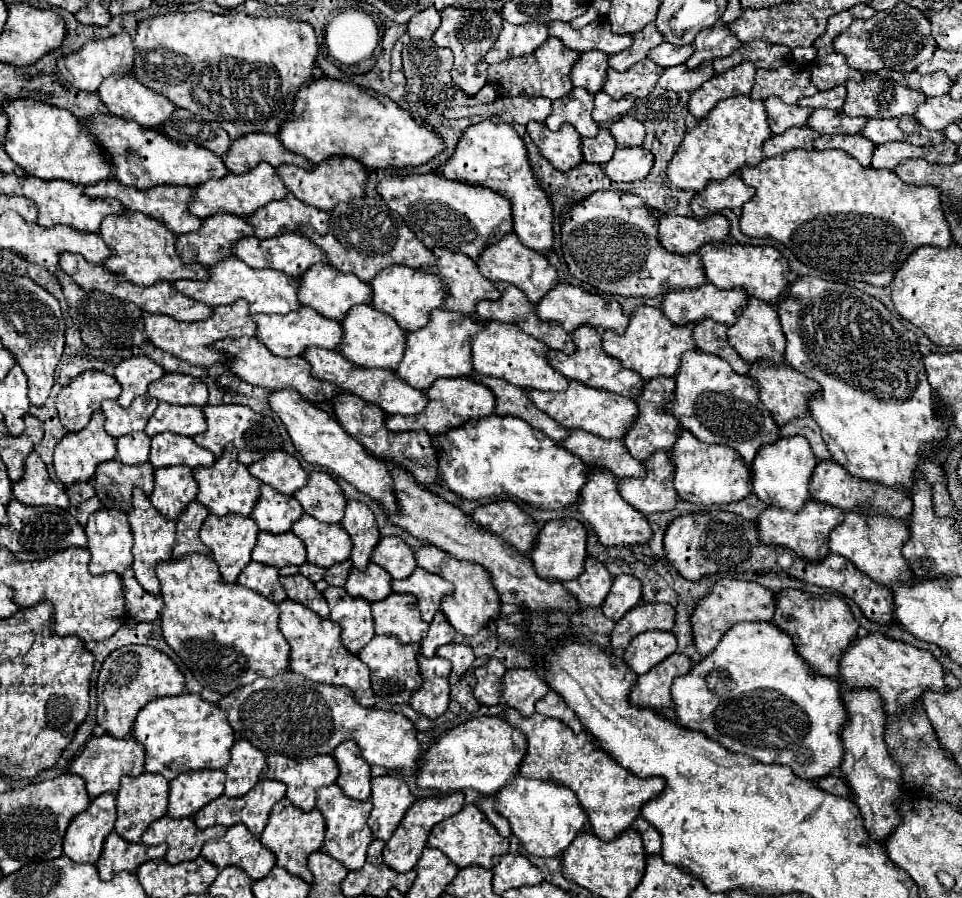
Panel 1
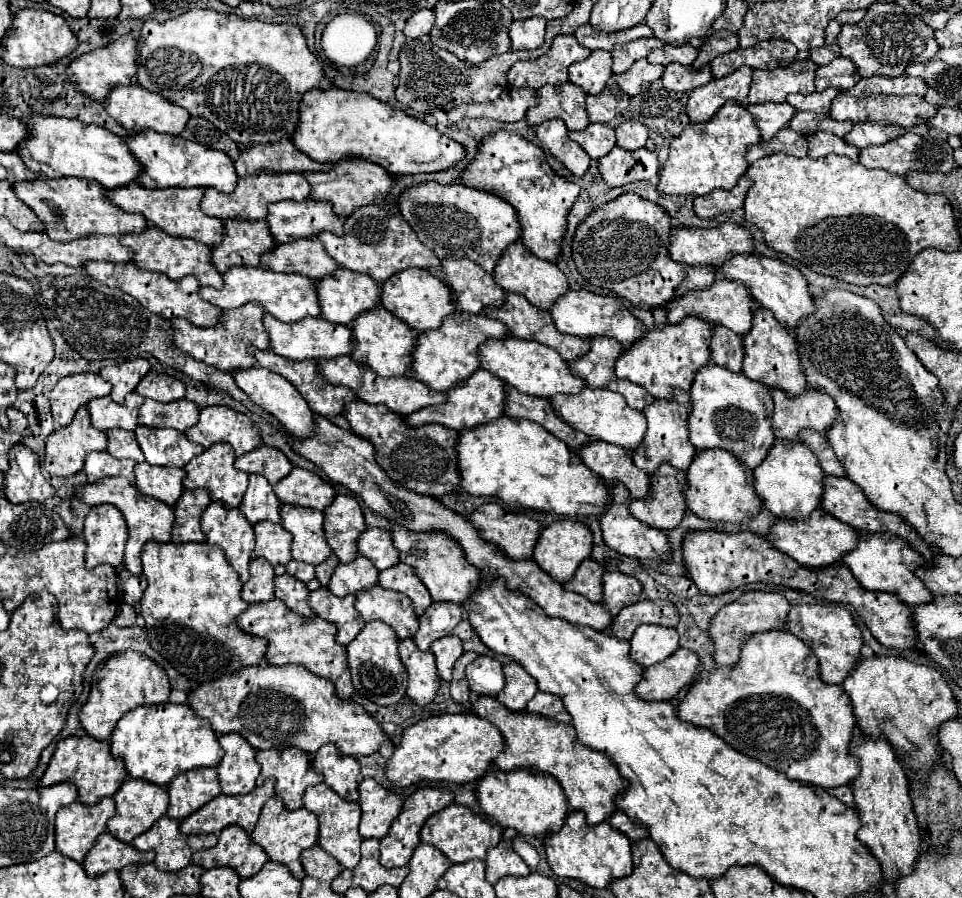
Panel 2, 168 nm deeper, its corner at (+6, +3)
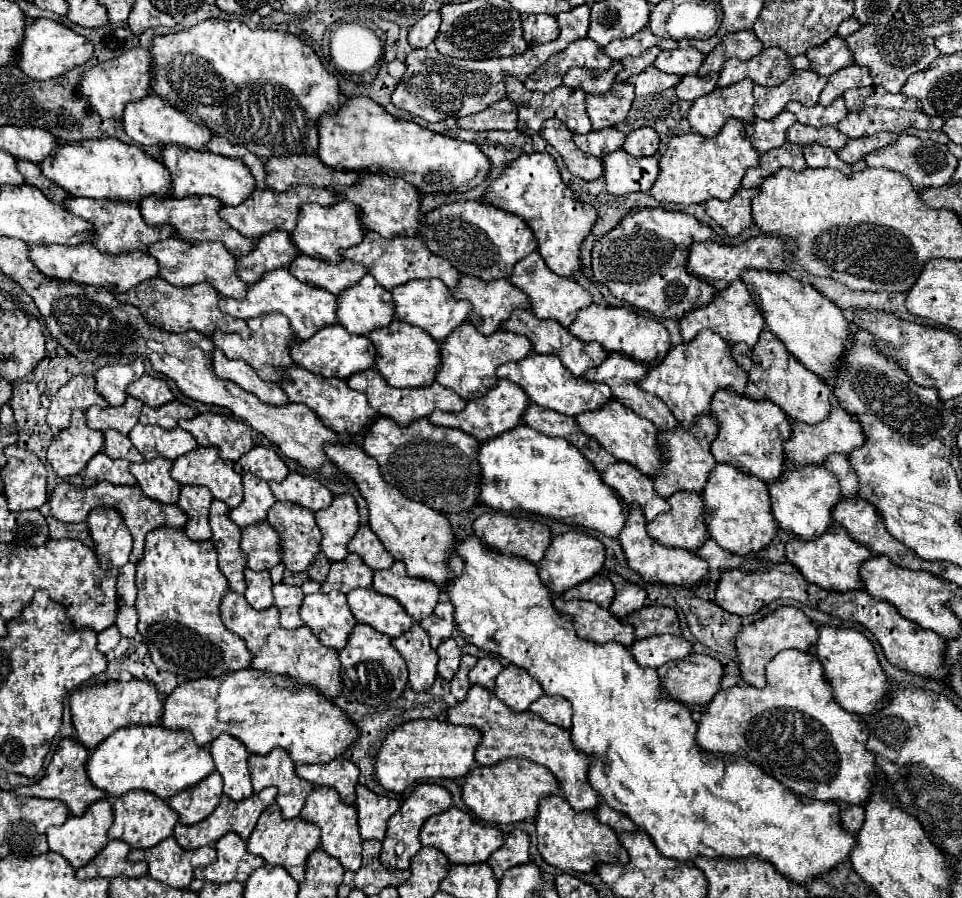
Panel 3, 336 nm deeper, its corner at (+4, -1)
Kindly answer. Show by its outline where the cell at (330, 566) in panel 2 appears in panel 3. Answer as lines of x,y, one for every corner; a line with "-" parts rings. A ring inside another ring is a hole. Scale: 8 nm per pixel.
317,553
315,559
313,559
313,563
307,569
309,579
317,581
317,583
323,583
325,577
327,577
327,573
329,573
329,567
331,567
331,561
323,553

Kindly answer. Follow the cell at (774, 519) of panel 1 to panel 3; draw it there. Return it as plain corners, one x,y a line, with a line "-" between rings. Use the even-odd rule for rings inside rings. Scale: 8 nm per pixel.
833,525
825,531
825,535
813,539
813,541
803,541
803,539
793,539
787,543
787,561
799,569
799,573
809,581
815,583
827,591
839,591
839,593
849,593
857,591
861,587
861,575
859,567
863,561
867,561
873,553
857,543
855,539
849,537
849,533

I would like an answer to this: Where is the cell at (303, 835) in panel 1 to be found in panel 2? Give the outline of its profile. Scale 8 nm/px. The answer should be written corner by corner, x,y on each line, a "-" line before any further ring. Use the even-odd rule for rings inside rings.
271,797
261,815
259,821
251,833
251,839
263,847
263,851
269,855
269,859
279,861
283,865
287,865
287,869
291,871
293,877
303,879
303,867
301,867
301,851
313,847
317,843
317,815
311,813
309,809
297,809
297,811
289,811
285,809
281,797

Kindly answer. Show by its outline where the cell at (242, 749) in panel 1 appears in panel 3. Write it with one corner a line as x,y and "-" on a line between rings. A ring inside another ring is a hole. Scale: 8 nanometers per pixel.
219,735
215,741
209,745
209,753
215,761
215,769
223,777
223,793
233,799
241,801
249,795
253,795
253,785
251,785
251,775
247,769
249,753
235,741
231,735

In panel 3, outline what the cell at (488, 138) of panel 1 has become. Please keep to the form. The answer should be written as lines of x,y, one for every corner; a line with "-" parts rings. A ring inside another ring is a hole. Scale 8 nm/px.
525,153
517,157
517,161
509,163
505,173
487,189
485,203
521,217
531,227
539,243
537,251
553,273
573,277
573,273
581,269
579,247
597,221
597,209
575,199
569,187
561,181
555,159
549,153

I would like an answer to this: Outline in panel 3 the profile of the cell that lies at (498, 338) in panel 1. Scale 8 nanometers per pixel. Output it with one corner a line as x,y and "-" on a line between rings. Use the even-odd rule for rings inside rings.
531,353
531,357
519,361
519,363
511,363
511,365
501,365
499,379
509,379
513,383
517,383
519,387
523,387
523,391
529,395
529,399
545,409
553,409
557,413
569,415
569,417
577,417
581,413
587,411
597,411
599,407
603,407
605,403
609,403
613,399
611,389
603,383
593,383
587,381
583,377
573,377
563,363
555,357
555,355
539,355
539,353

